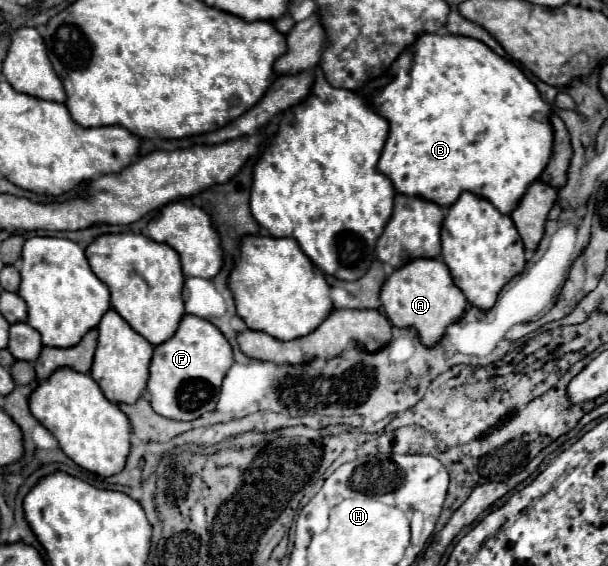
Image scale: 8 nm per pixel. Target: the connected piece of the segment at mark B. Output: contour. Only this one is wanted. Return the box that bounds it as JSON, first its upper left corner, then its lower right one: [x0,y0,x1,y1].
[371,34,553,214]

